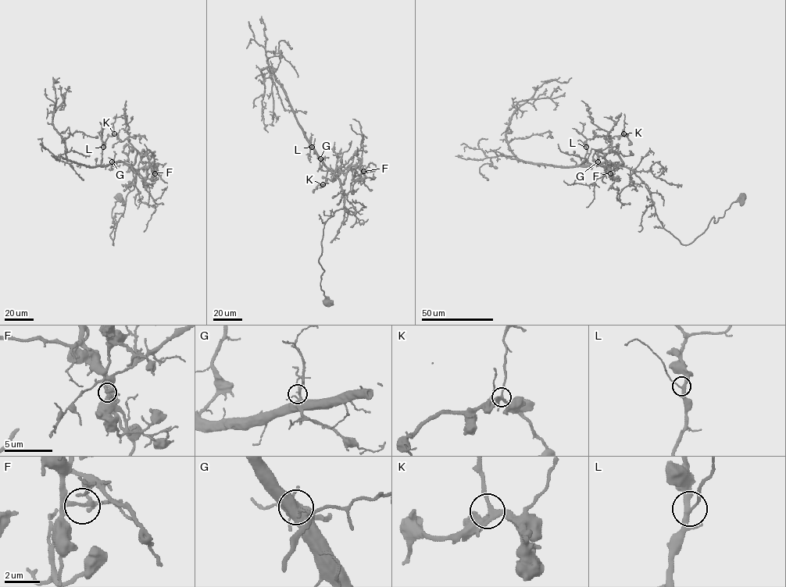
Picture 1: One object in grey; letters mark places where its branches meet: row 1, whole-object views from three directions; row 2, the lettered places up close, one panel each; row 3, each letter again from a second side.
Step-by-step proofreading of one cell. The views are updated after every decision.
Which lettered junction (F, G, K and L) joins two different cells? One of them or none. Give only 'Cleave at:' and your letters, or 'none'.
Cleave at: F

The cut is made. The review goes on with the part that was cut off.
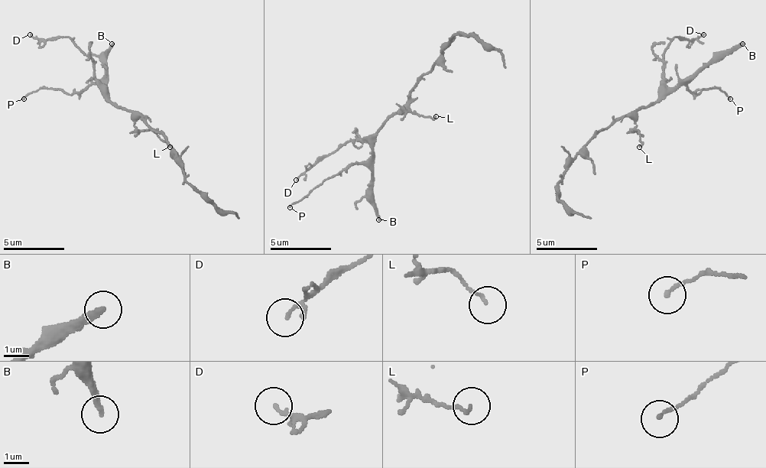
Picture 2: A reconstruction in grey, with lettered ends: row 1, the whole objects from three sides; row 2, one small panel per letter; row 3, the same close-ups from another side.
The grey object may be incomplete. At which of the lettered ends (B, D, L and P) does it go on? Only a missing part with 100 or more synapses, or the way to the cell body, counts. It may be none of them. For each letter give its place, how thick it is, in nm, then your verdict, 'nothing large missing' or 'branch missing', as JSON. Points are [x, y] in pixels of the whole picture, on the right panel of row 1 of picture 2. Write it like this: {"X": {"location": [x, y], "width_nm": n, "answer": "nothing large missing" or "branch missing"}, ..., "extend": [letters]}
{"B": {"location": [742, 43], "width_nm": 240, "answer": "branch missing"}, "D": {"location": [703, 34], "width_nm": 90, "answer": "nothing large missing"}, "L": {"location": [639, 147], "width_nm": 130, "answer": "nothing large missing"}, "P": {"location": [730, 99], "width_nm": 150, "answer": "nothing large missing"}, "extend": ["B"]}

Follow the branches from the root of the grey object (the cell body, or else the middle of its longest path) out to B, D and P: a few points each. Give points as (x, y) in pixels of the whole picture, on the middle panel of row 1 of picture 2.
B: (405, 101), (405, 104), (378, 131), (372, 146), (372, 204), (378, 219)
D: (405, 101), (405, 104), (375, 134), (363, 140), (348, 140), (335, 152), (323, 155), (296, 180)
P: (405, 101), (378, 131), (372, 155), (366, 161), (354, 161), (345, 170), (326, 177), (290, 207)

